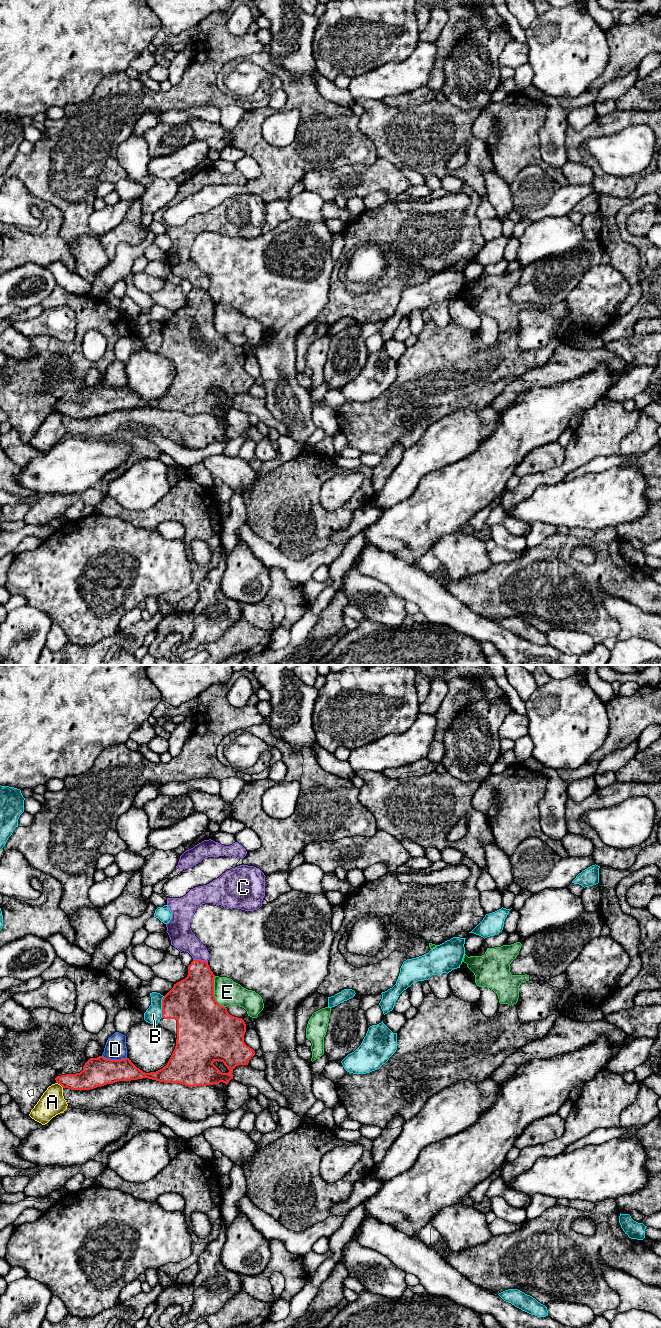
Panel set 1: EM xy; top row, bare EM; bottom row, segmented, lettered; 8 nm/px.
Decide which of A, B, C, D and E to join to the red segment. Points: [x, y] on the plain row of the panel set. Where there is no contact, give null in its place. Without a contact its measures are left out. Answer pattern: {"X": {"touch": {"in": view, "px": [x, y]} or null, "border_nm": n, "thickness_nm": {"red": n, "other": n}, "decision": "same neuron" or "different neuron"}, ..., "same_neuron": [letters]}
{"A": {"touch": {"in": "xy", "px": [61, 413]}, "border_nm": 50, "thickness_nm": {"red": 180, "other": 200}, "decision": "different neuron"}, "B": {"touch": {"in": "xy", "px": [162, 335]}, "border_nm": 180, "thickness_nm": {"red": 380, "other": 140}, "decision": "different neuron"}, "C": {"touch": {"in": "xy", "px": [200, 288]}, "border_nm": 120, "thickness_nm": {"red": 280, "other": 190}, "decision": "different neuron"}, "D": {"touch": {"in": "xy", "px": [114, 388]}, "border_nm": 200, "thickness_nm": {"red": 240, "other": 180}, "decision": "different neuron"}, "E": {"touch": {"in": "xy", "px": [213, 321]}, "border_nm": 280, "thickness_nm": {"red": 400, "other": 200}, "decision": "different neuron"}, "same_neuron": []}

